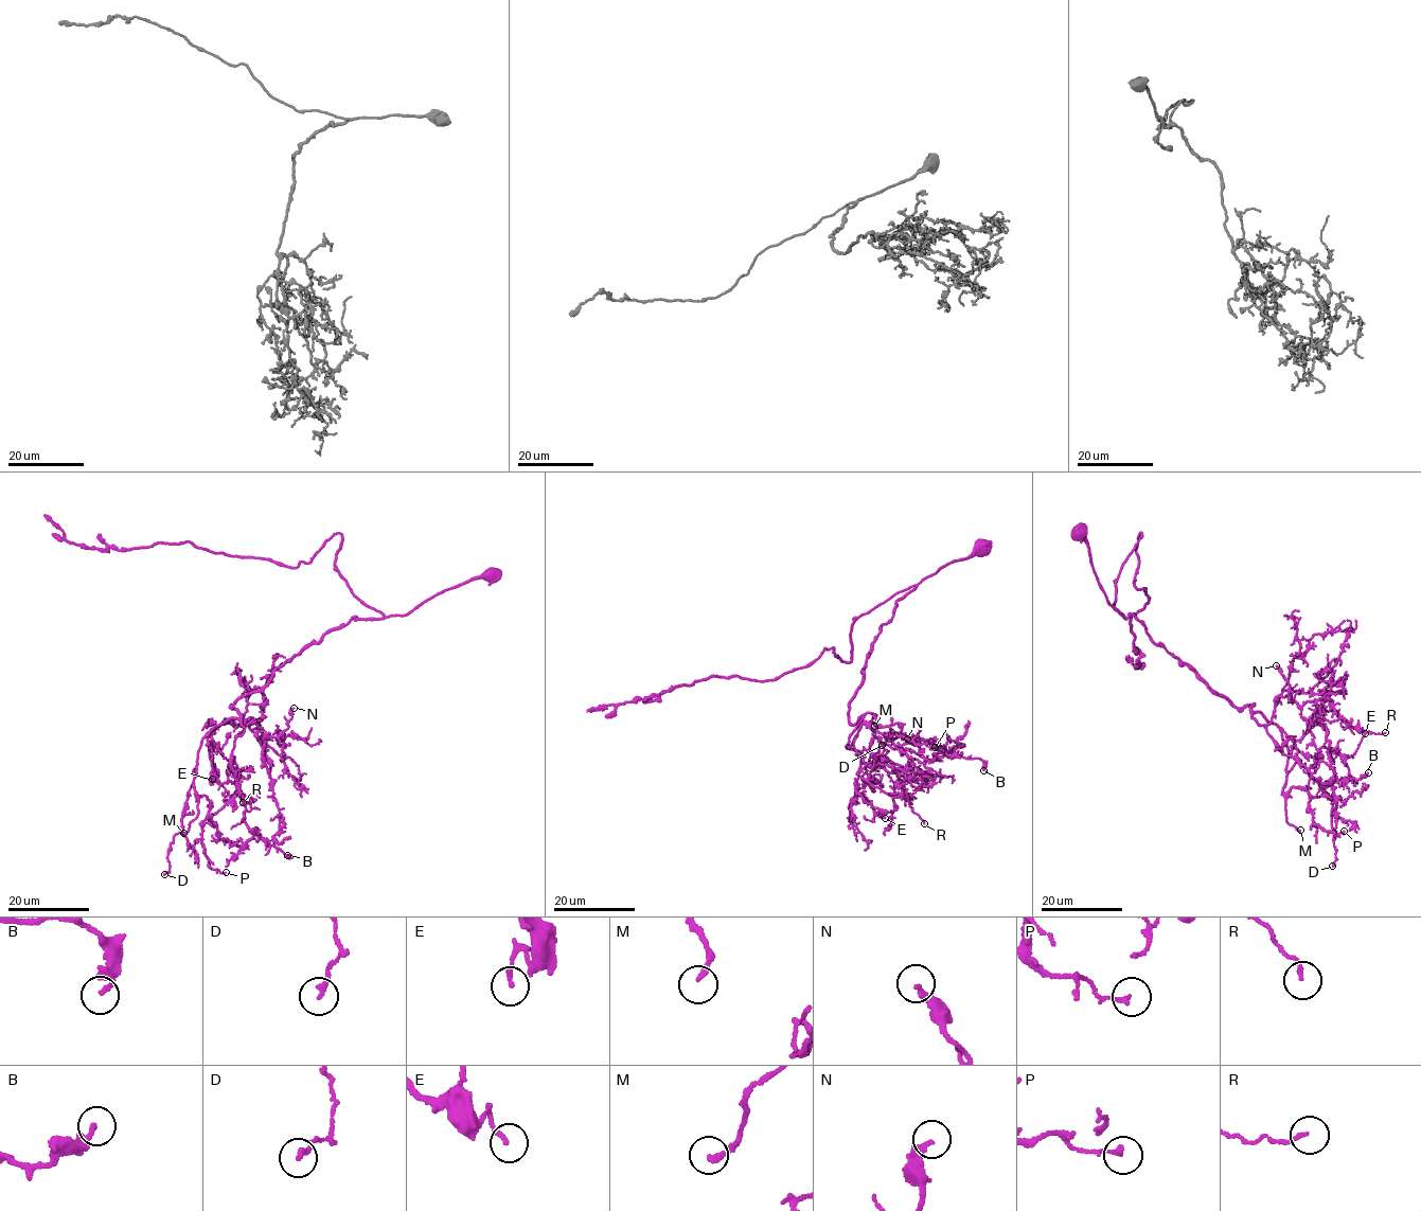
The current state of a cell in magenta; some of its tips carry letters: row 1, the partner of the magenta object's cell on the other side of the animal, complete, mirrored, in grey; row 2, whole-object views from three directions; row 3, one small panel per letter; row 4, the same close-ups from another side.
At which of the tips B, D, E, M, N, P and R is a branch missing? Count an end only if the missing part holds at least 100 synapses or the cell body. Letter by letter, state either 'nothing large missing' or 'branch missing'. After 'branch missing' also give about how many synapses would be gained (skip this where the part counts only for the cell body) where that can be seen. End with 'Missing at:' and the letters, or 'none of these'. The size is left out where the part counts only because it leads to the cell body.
B: nothing large missing
D: nothing large missing
E: nothing large missing
M: nothing large missing
N: nothing large missing
P: nothing large missing
R: nothing large missing
Missing at: none of these

